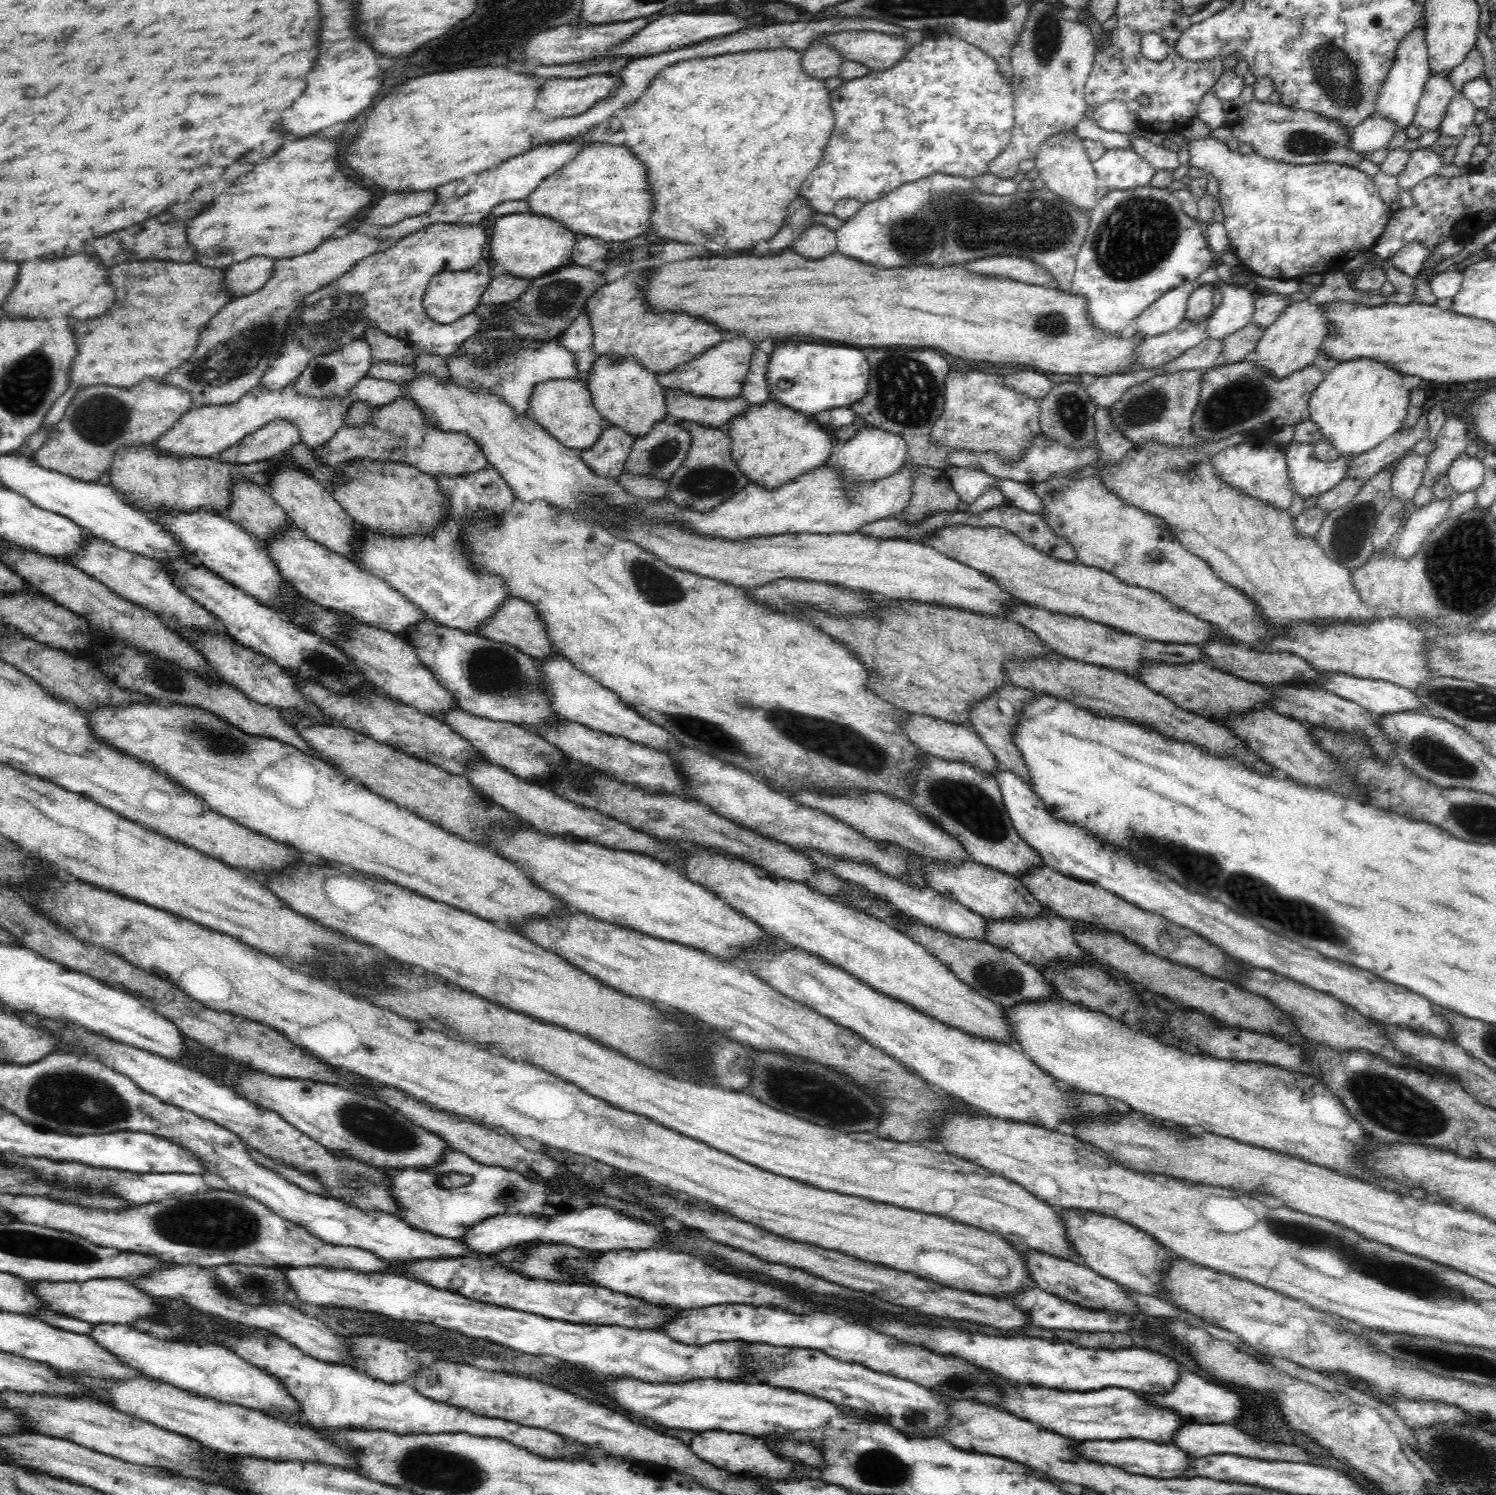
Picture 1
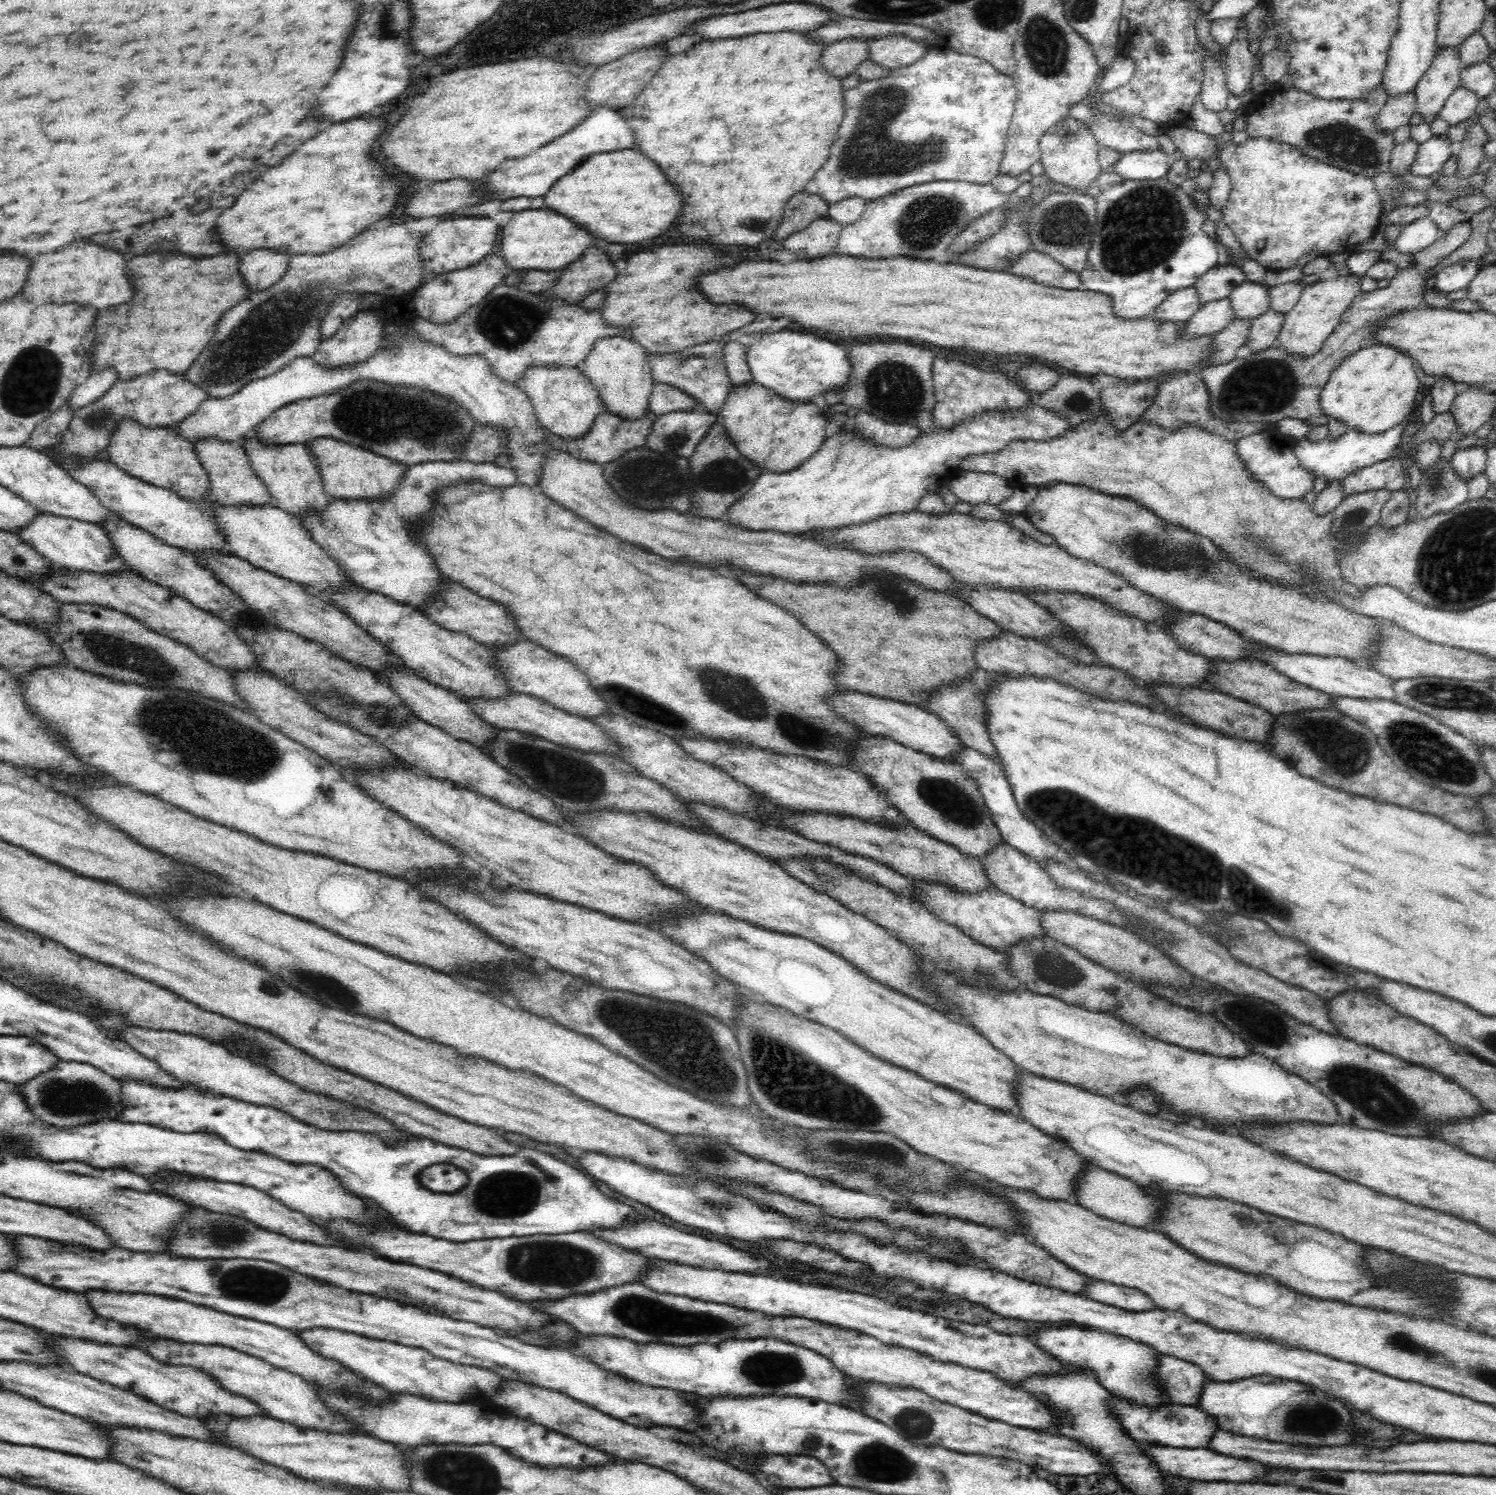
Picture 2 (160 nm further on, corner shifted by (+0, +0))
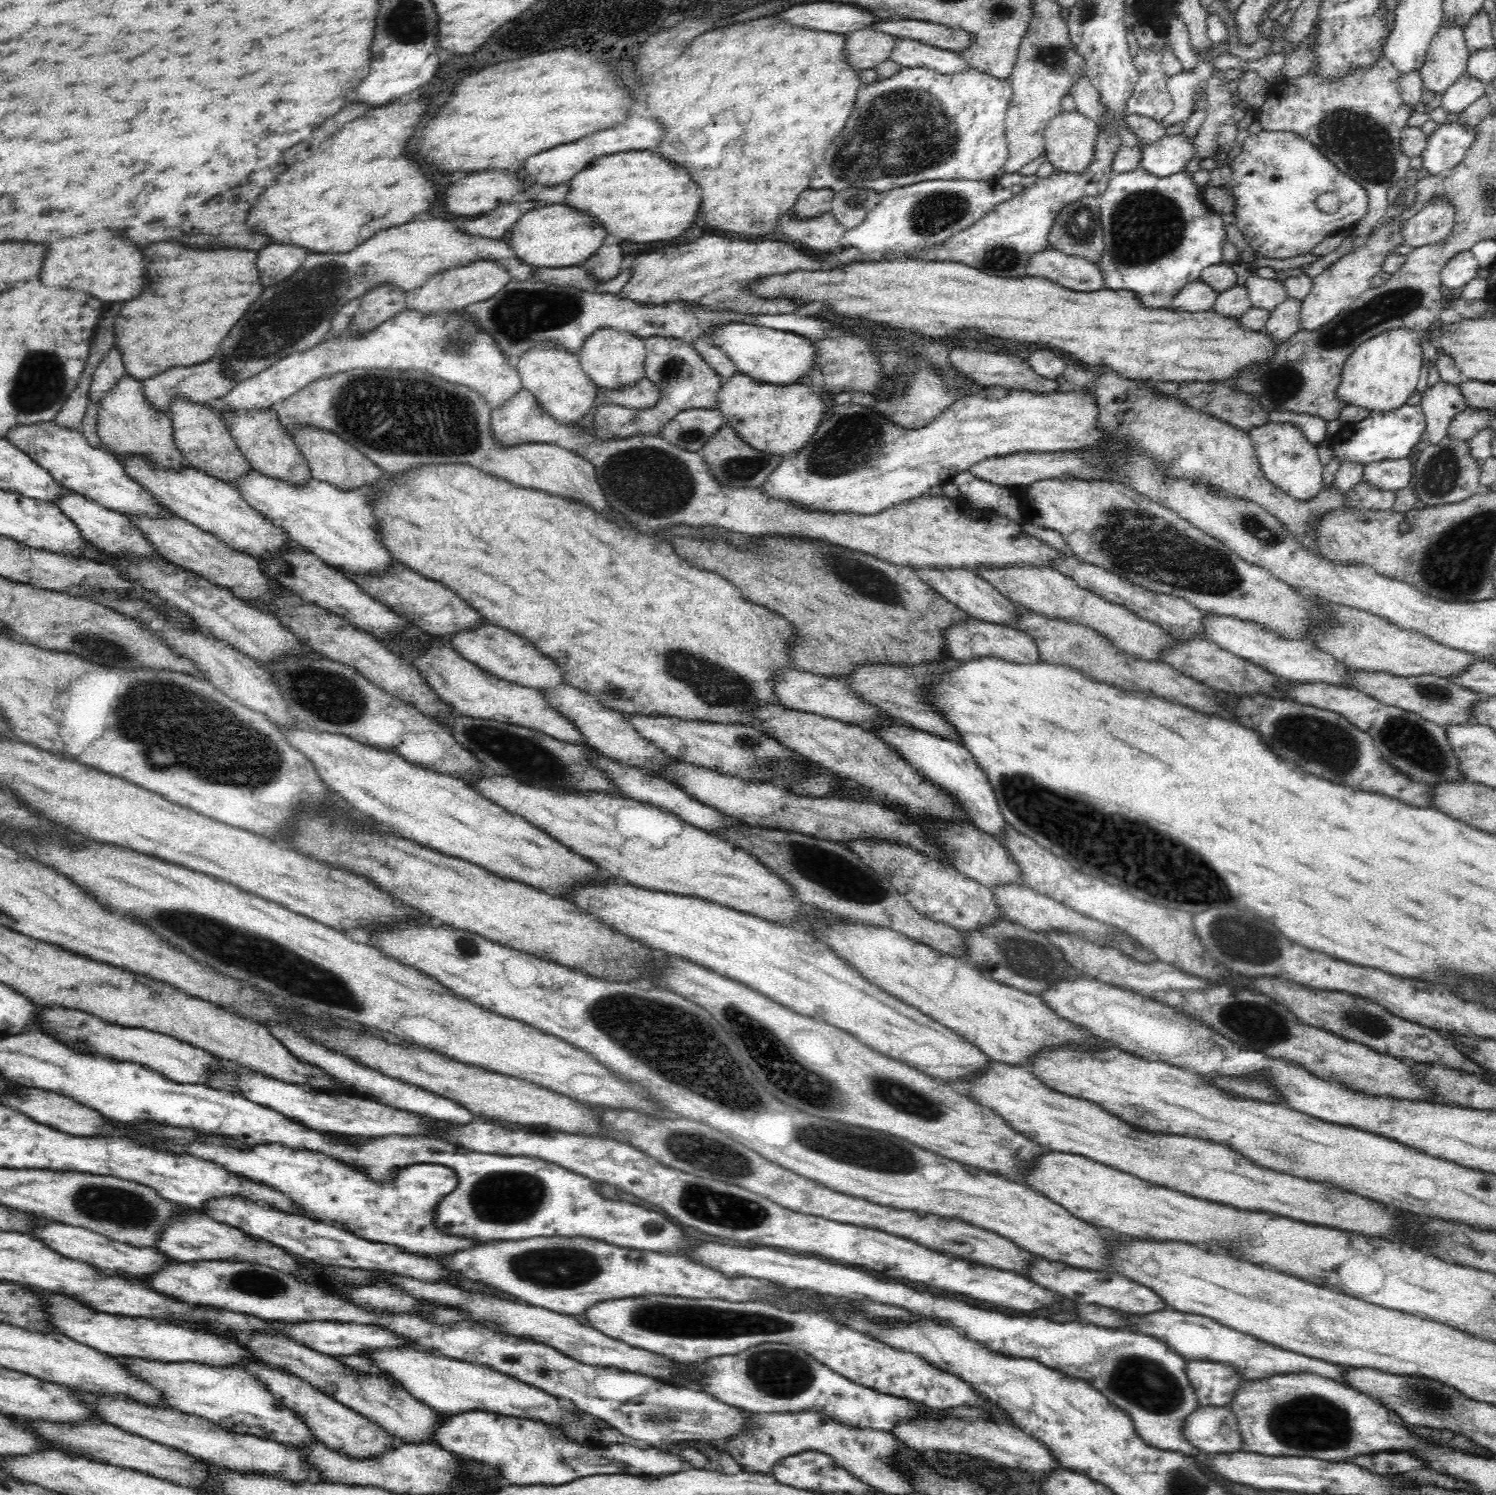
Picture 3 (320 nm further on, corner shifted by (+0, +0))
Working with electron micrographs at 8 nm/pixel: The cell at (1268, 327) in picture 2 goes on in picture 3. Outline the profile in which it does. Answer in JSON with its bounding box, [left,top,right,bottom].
[1262,297,1302,340]

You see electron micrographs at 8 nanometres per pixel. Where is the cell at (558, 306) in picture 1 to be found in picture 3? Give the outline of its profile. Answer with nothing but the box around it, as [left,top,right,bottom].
[583,244,623,281]

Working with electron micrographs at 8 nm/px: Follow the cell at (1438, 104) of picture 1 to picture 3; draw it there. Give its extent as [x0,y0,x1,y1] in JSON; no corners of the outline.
[1420,20,1470,93]

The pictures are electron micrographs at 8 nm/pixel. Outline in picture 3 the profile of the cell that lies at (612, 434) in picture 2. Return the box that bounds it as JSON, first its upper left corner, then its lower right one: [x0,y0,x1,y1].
[593,336,720,440]

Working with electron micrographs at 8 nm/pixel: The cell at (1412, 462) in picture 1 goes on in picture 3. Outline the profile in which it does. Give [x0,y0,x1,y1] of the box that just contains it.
[1419,379,1469,444]

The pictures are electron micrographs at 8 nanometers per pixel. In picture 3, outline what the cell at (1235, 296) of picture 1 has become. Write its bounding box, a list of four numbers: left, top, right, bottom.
[1241,275,1289,311]

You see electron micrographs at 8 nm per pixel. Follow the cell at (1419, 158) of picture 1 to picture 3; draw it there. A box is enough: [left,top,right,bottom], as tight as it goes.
[1422,122,1476,176]

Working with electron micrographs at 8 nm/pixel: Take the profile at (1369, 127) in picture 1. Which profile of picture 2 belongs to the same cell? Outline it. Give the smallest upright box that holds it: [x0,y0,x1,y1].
[1376,91,1417,134]

